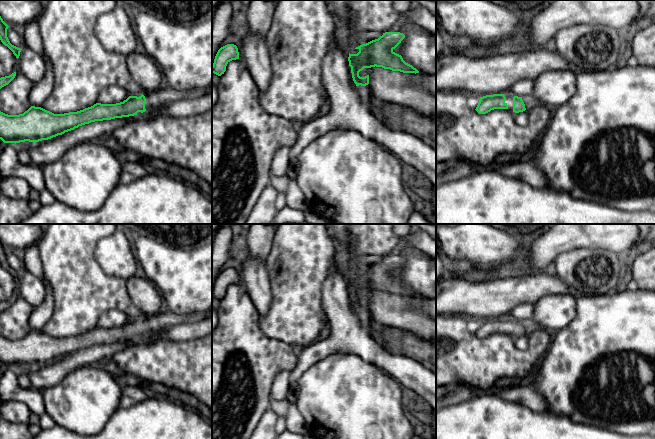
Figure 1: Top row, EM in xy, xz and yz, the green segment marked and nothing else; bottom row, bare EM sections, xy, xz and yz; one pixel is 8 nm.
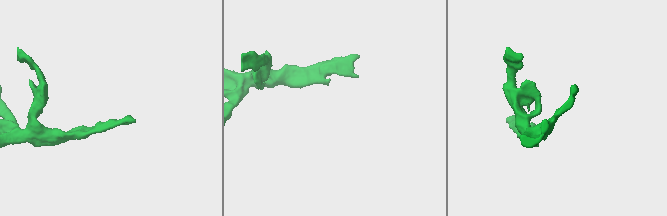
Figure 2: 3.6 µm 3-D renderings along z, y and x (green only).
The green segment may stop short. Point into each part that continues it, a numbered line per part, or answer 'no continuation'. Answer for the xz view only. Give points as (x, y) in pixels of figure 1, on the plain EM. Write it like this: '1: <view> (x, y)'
1: xz (406, 313)

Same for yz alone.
1: yz (509, 321)

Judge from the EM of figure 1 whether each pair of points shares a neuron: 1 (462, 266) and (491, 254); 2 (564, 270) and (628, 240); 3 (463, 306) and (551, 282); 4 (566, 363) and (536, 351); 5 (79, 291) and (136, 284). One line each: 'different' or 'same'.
1: different
2: different
3: same
4: different
5: different

